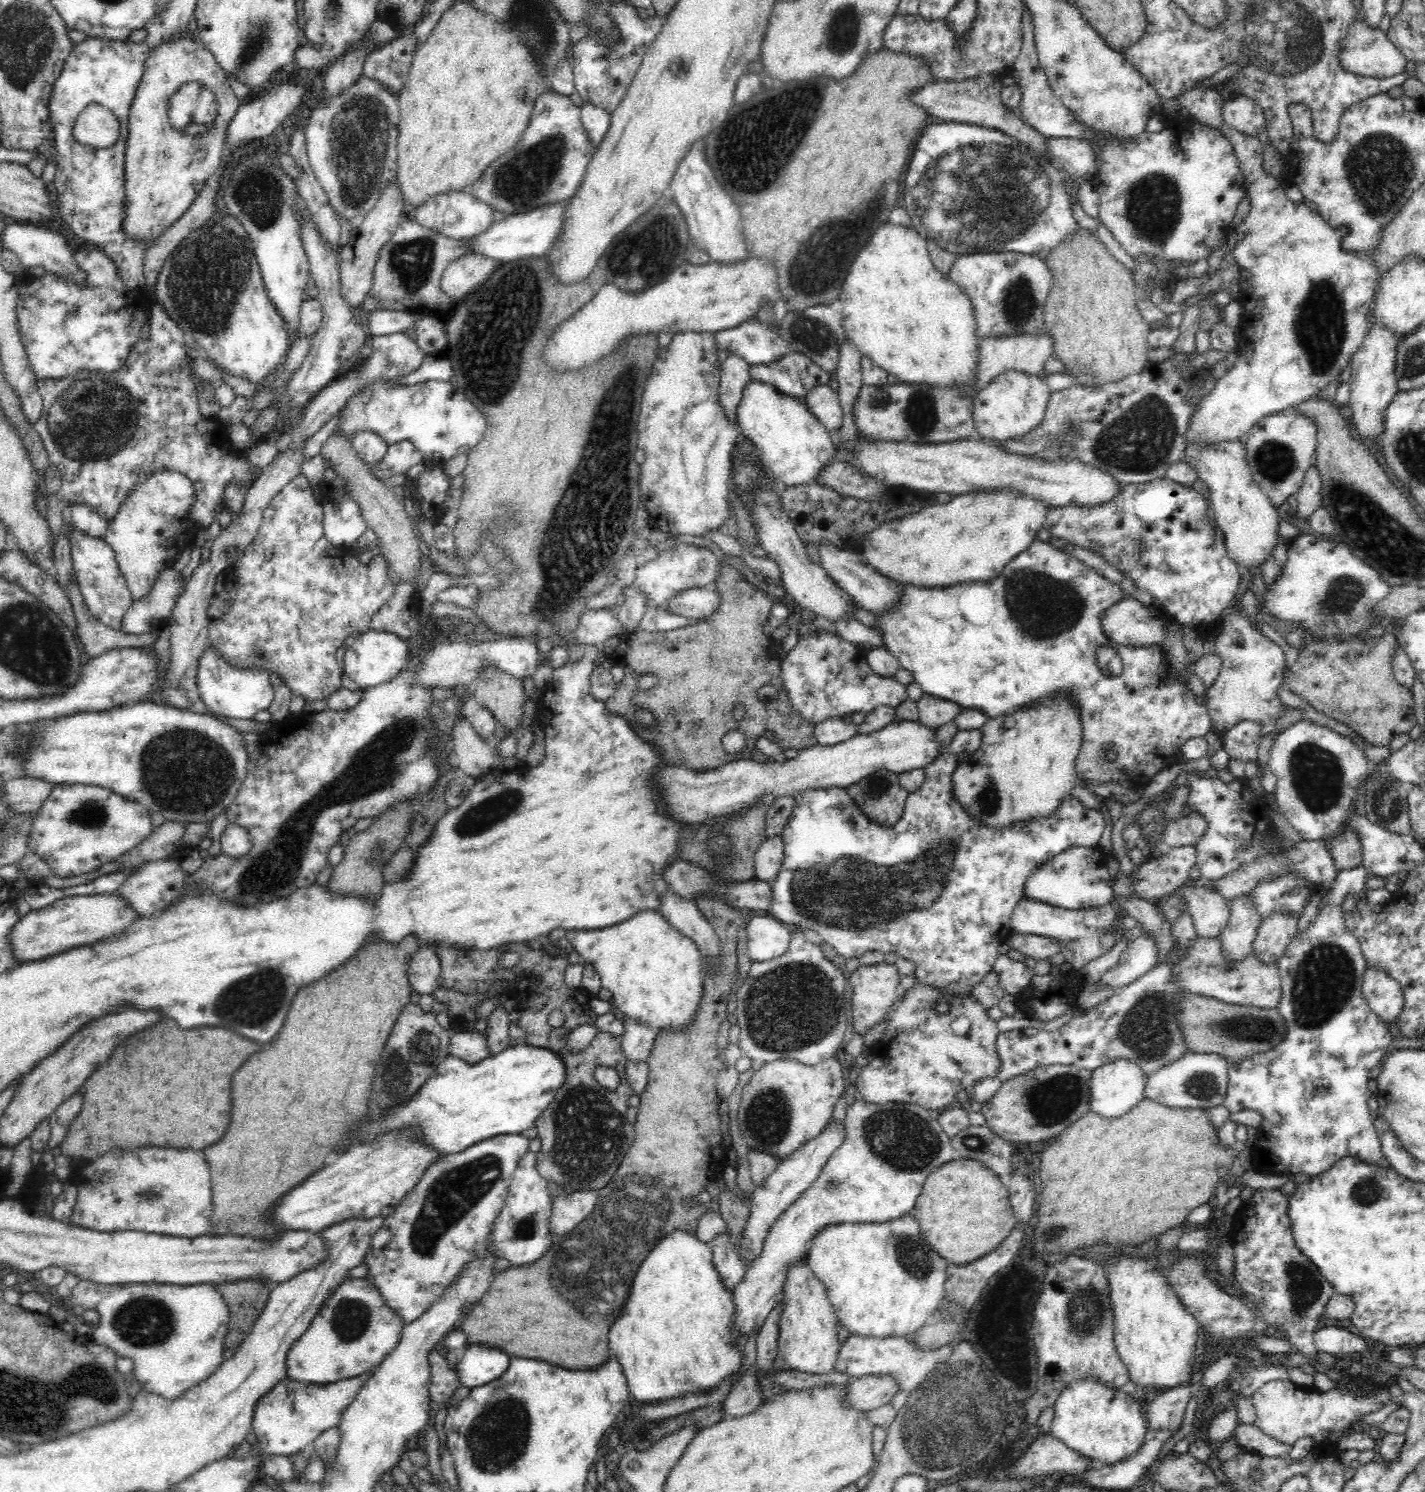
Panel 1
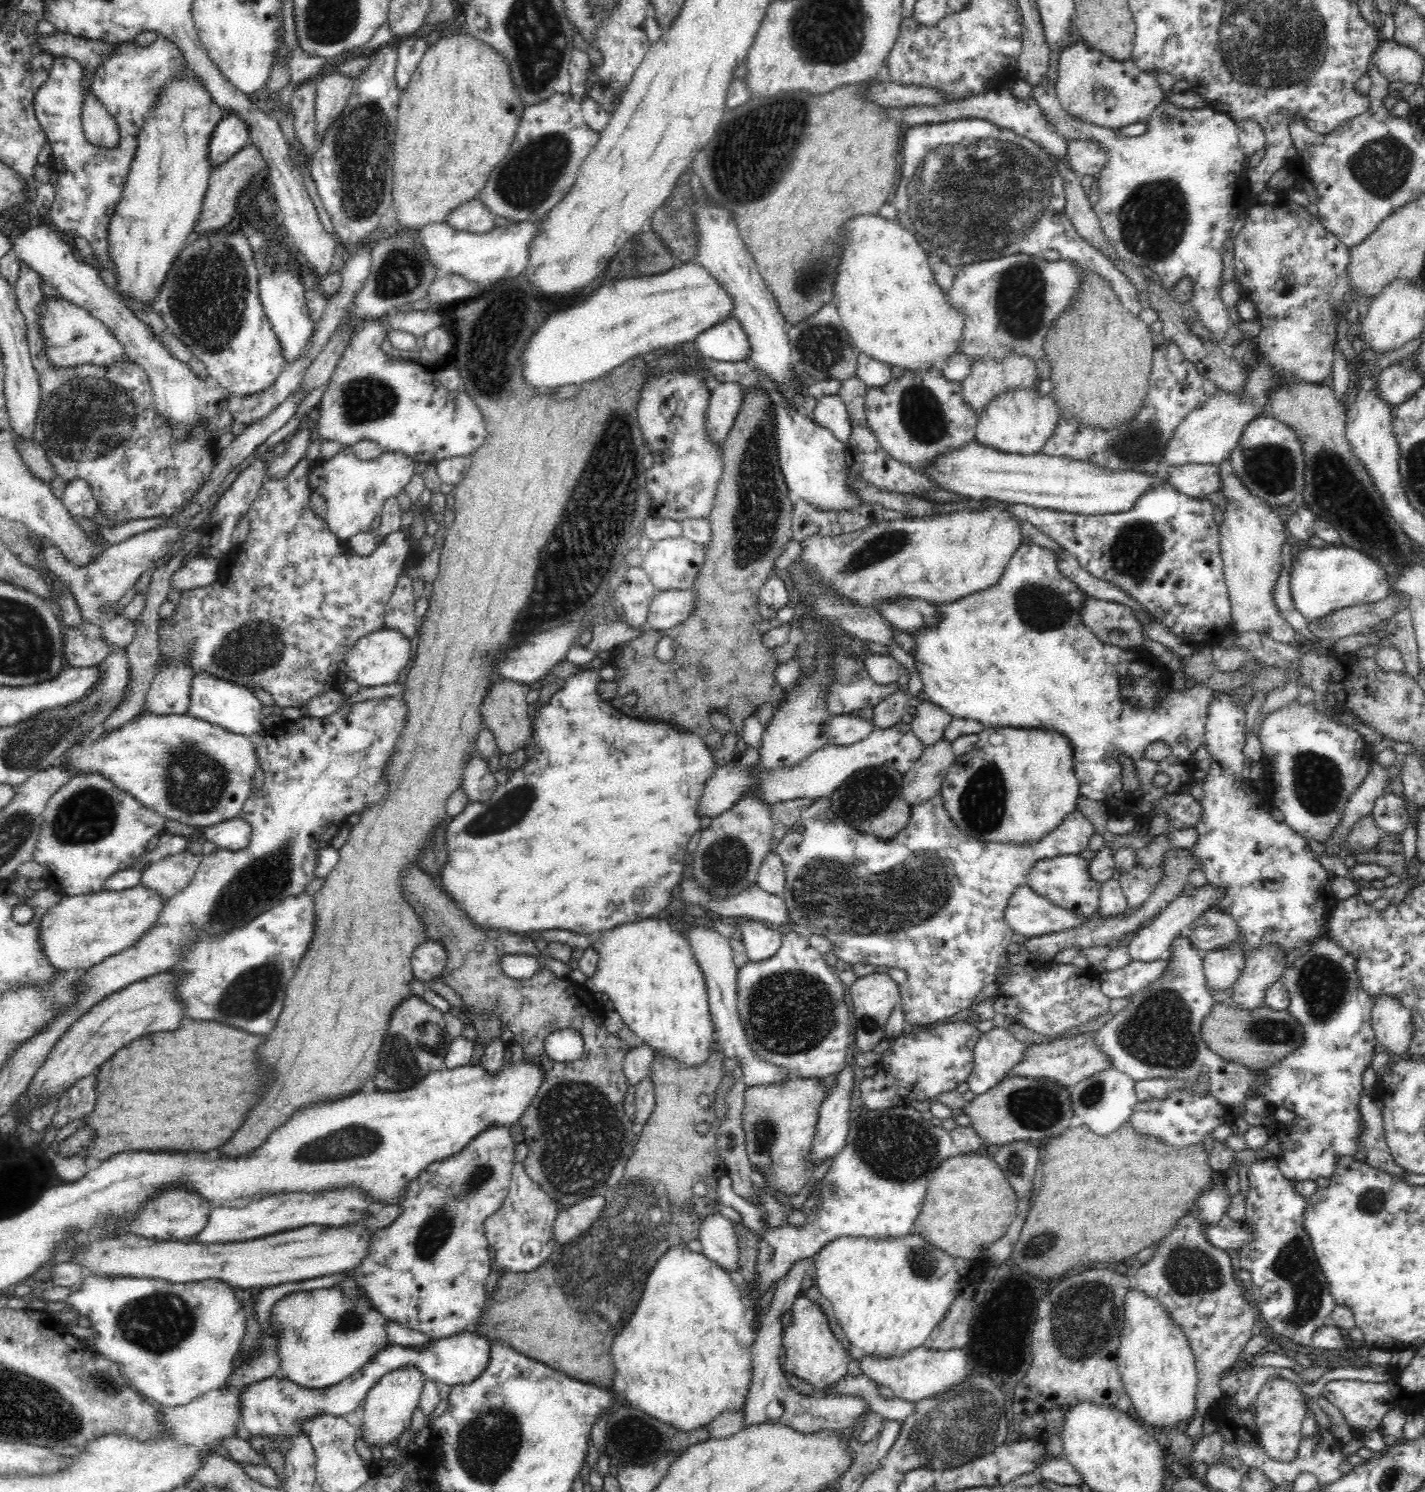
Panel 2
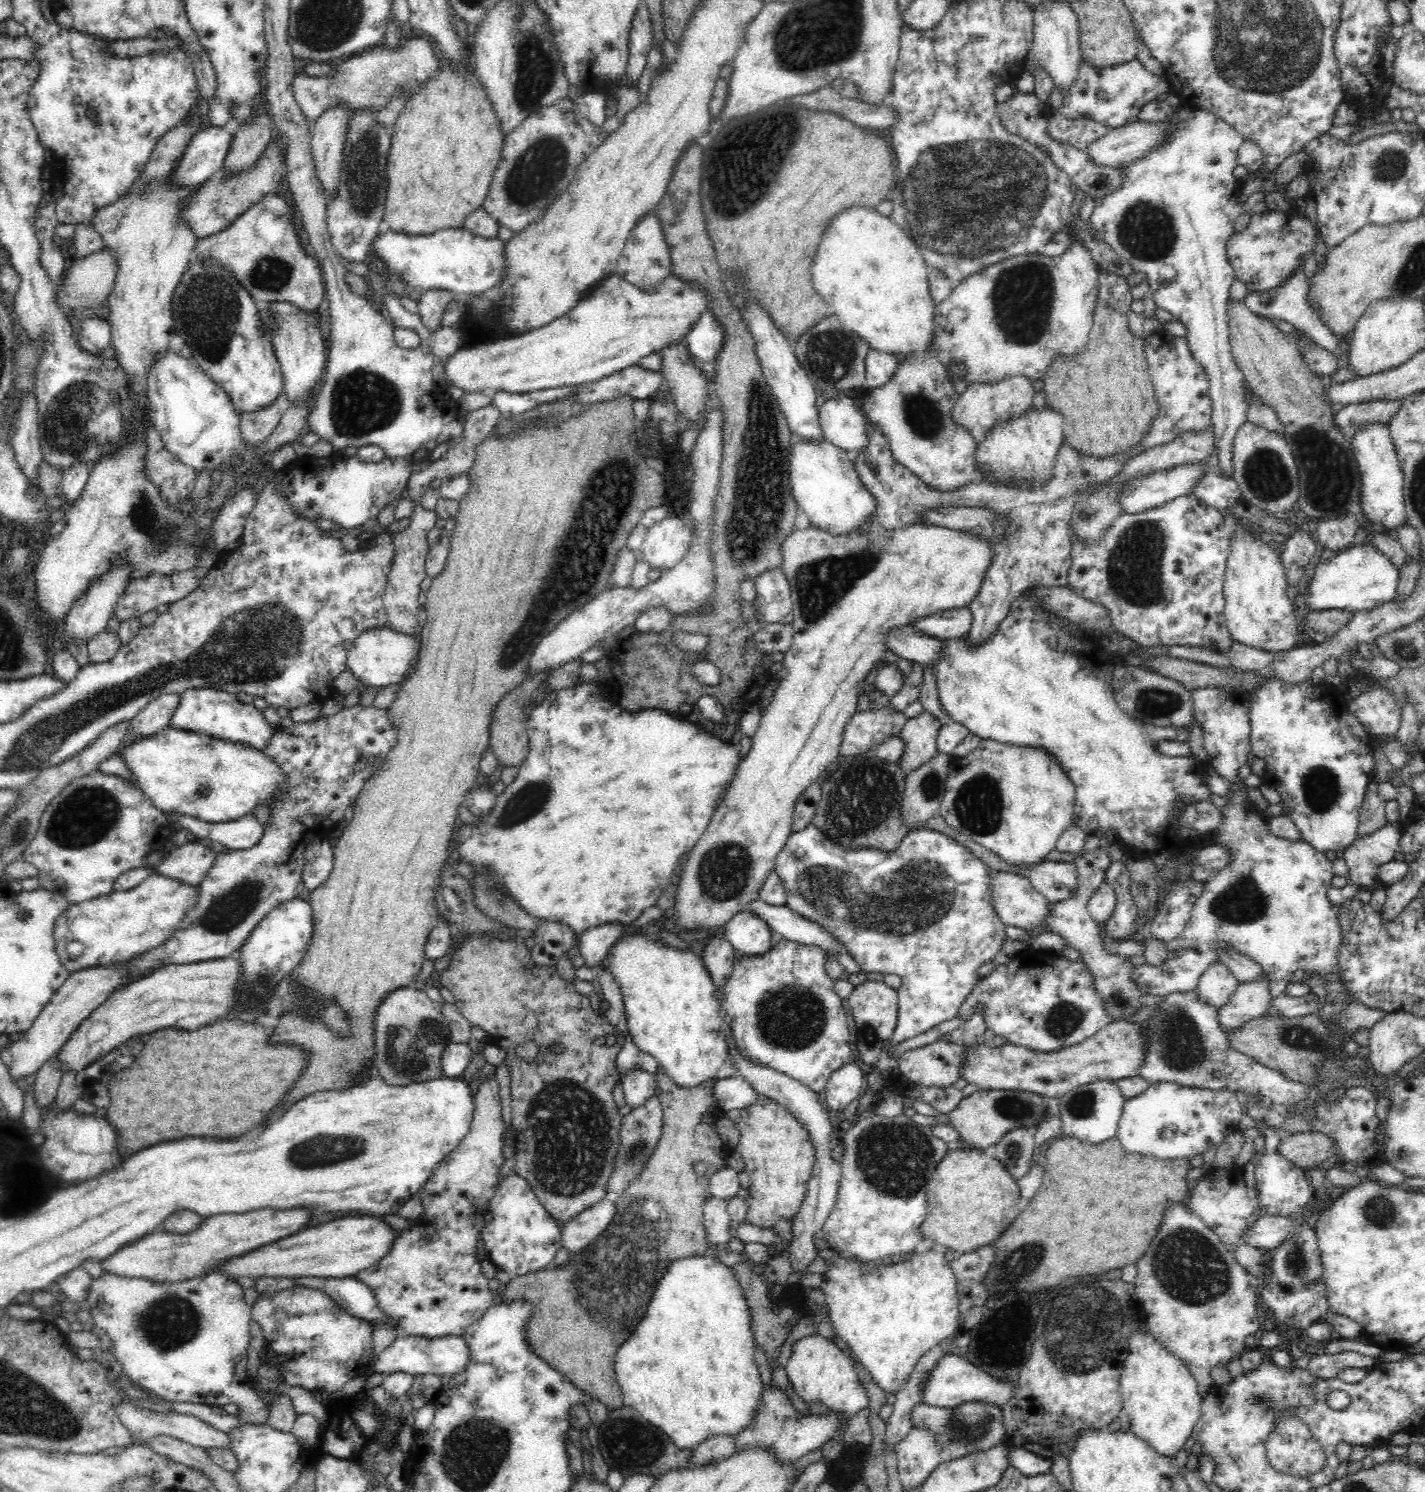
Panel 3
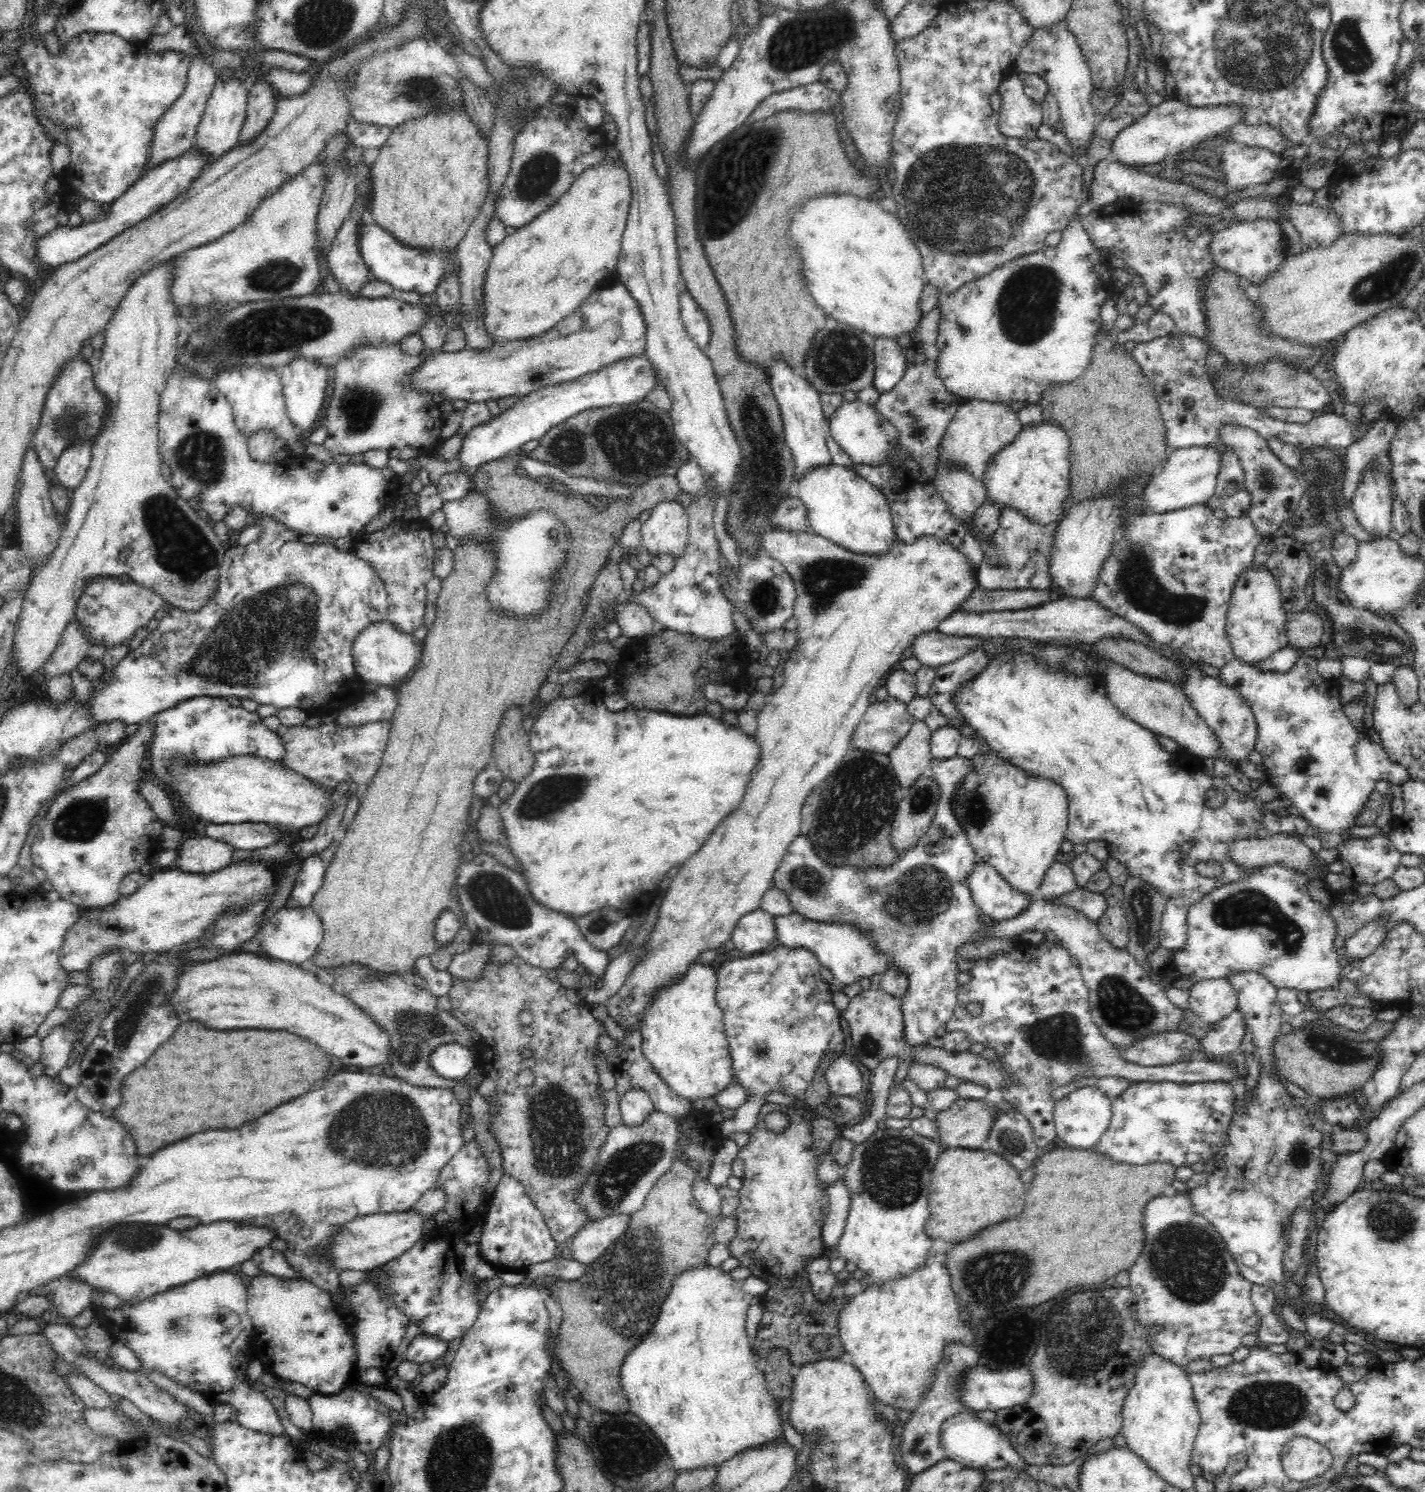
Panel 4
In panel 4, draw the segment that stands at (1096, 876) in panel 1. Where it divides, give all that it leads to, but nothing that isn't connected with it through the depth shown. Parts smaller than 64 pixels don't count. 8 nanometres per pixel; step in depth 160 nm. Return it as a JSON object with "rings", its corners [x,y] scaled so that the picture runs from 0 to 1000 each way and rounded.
{"rings":[[[740,578],[731,589],[729,602],[735,603],[753,598],[756,595],[752,580],[749,578]]]}

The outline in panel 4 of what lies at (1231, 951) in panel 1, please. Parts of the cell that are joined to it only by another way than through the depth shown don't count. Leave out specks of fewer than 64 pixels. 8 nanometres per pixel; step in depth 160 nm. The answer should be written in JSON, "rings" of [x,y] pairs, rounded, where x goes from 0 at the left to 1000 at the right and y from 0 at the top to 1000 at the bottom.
{"rings":[[[862,656],[844,657],[836,661],[832,674],[844,685],[853,687],[868,676],[867,664]]]}

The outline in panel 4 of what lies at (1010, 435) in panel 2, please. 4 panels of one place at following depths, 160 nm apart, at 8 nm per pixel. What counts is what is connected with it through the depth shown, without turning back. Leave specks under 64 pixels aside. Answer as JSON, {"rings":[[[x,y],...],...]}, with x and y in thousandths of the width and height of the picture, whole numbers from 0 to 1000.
{"rings":[[[732,283],[729,286],[718,287],[711,297],[695,309],[690,322],[693,334],[713,341],[728,352],[742,351],[748,345],[747,336],[752,331],[751,299],[748,289],[739,284]]]}

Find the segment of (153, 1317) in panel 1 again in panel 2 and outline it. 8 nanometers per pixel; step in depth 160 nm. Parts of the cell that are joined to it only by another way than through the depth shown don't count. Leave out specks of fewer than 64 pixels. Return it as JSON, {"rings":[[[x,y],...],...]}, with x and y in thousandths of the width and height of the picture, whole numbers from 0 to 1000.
{"rings":[[[62,854],[46,871],[32,873],[31,879],[39,881],[47,876],[62,884],[67,893],[67,903],[79,913],[86,914],[91,929],[114,943],[128,942],[147,932],[156,931],[164,921],[163,913],[170,906],[173,889],[168,865],[163,865],[152,857],[119,861],[108,857]]]}

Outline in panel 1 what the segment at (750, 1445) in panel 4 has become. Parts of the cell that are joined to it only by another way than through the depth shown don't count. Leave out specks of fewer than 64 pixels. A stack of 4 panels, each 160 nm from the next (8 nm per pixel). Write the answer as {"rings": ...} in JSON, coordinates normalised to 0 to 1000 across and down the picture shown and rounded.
{"rings":[[[479,824],[465,829],[456,842],[451,846],[442,871],[436,882],[428,890],[427,908],[432,910],[439,922],[441,934],[448,940],[461,940],[491,933],[500,934],[509,925],[518,922],[521,907],[518,904],[521,895],[516,894],[514,883],[516,875],[514,865],[507,860],[505,853],[501,849],[499,835]]]}

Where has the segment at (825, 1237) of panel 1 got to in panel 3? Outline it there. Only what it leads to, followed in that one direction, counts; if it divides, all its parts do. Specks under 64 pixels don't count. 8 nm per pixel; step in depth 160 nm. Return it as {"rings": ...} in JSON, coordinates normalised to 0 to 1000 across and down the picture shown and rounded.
{"rings":[[[661,837],[643,838],[639,840],[637,845],[625,846],[624,844],[618,846],[599,847],[596,845],[587,843],[583,838],[575,838],[574,841],[583,844],[585,849],[580,853],[580,857],[575,861],[580,868],[580,874],[582,877],[581,881],[584,885],[585,891],[594,902],[599,909],[611,920],[612,926],[622,934],[629,934],[634,930],[640,921],[642,914],[658,901],[674,892],[673,889],[673,869],[671,865],[671,858],[666,846]]]}

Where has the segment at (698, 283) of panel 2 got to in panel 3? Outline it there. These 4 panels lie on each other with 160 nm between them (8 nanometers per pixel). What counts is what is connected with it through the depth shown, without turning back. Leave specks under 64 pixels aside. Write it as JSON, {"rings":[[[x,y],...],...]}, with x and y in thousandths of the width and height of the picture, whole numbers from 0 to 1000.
{"rings":[[[429,184],[422,189],[420,194],[417,194],[403,208],[400,208],[397,212],[386,216],[382,220],[373,221],[369,224],[355,228],[337,231],[328,230],[326,234],[317,237],[312,243],[312,253],[314,257],[320,259],[324,264],[338,263],[342,265],[349,262],[366,264],[366,263],[417,256],[437,247],[448,244],[448,241],[455,237],[462,237],[467,232],[481,227],[483,220],[487,218],[495,208],[497,208],[496,198],[490,192],[479,189],[472,184],[467,186],[458,197],[451,196],[436,186]]]}

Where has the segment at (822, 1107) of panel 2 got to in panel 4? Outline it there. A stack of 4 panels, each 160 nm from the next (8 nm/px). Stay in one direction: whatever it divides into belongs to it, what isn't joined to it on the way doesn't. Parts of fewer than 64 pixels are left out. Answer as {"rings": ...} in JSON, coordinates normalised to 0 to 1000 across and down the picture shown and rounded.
{"rings":[[[592,705],[586,707],[579,719],[583,735],[601,735],[605,729],[605,721],[601,713]]]}

